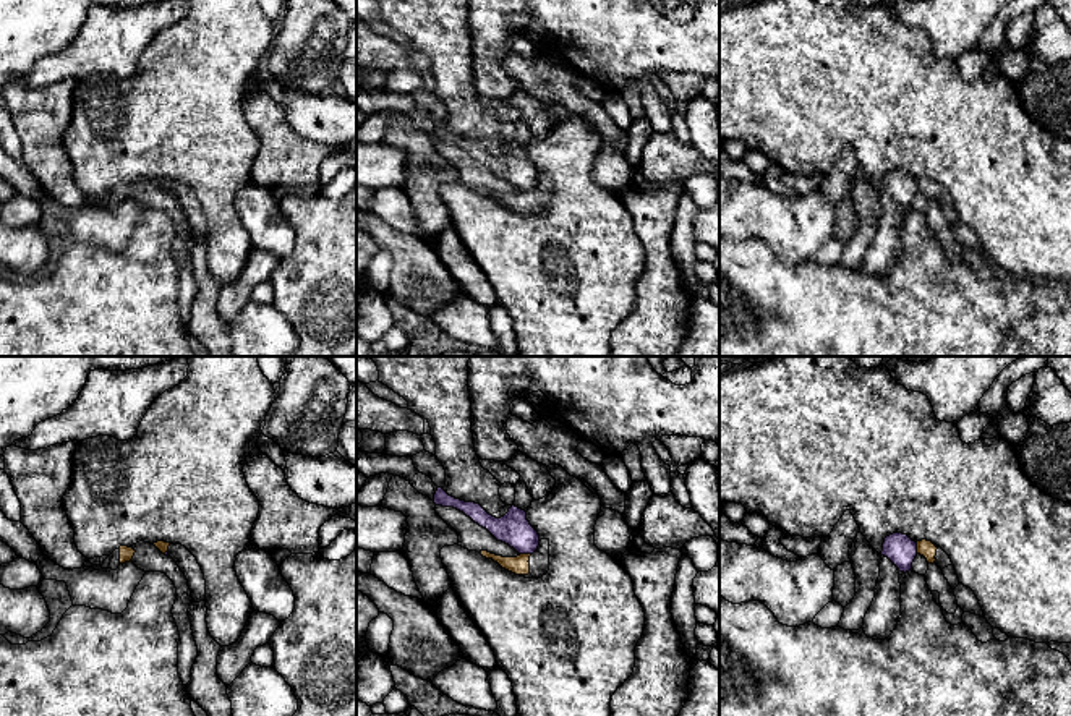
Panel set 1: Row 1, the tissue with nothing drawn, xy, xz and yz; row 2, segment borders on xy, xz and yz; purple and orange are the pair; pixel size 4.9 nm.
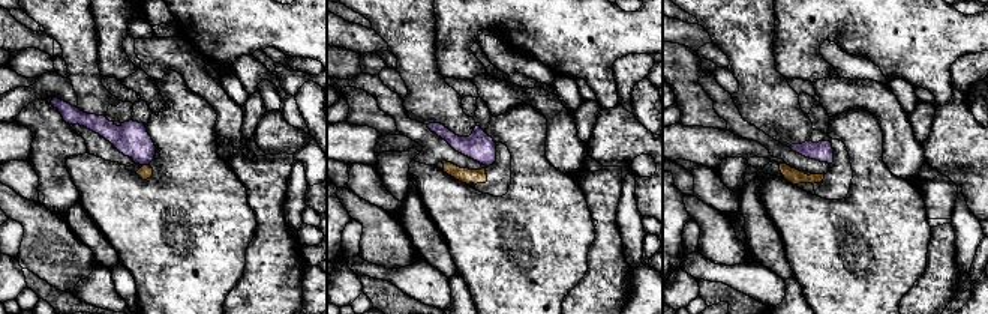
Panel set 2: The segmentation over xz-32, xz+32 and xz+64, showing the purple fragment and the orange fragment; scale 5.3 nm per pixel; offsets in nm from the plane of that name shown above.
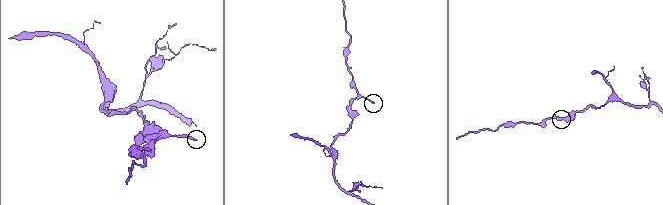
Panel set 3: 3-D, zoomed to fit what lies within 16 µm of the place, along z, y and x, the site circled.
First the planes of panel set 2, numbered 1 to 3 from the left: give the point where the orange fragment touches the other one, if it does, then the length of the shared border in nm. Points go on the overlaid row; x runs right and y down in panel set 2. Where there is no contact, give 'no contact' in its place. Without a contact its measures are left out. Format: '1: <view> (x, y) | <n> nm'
1: xz-32 (146, 164) | 30 nm
2: no contact
3: no contact

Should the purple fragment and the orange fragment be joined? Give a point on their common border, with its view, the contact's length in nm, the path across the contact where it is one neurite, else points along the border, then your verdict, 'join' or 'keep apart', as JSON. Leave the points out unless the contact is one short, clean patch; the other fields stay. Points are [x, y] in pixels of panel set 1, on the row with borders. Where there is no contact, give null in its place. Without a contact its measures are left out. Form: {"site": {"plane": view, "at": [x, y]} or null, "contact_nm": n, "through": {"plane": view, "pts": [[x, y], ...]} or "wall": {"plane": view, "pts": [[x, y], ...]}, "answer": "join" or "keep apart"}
{"site": {"plane": "xz", "at": [525, 553]}, "contact_nm": 60, "wall": {"plane": "xz", "pts": [[520, 553], [530, 554]]}, "answer": "keep apart"}

